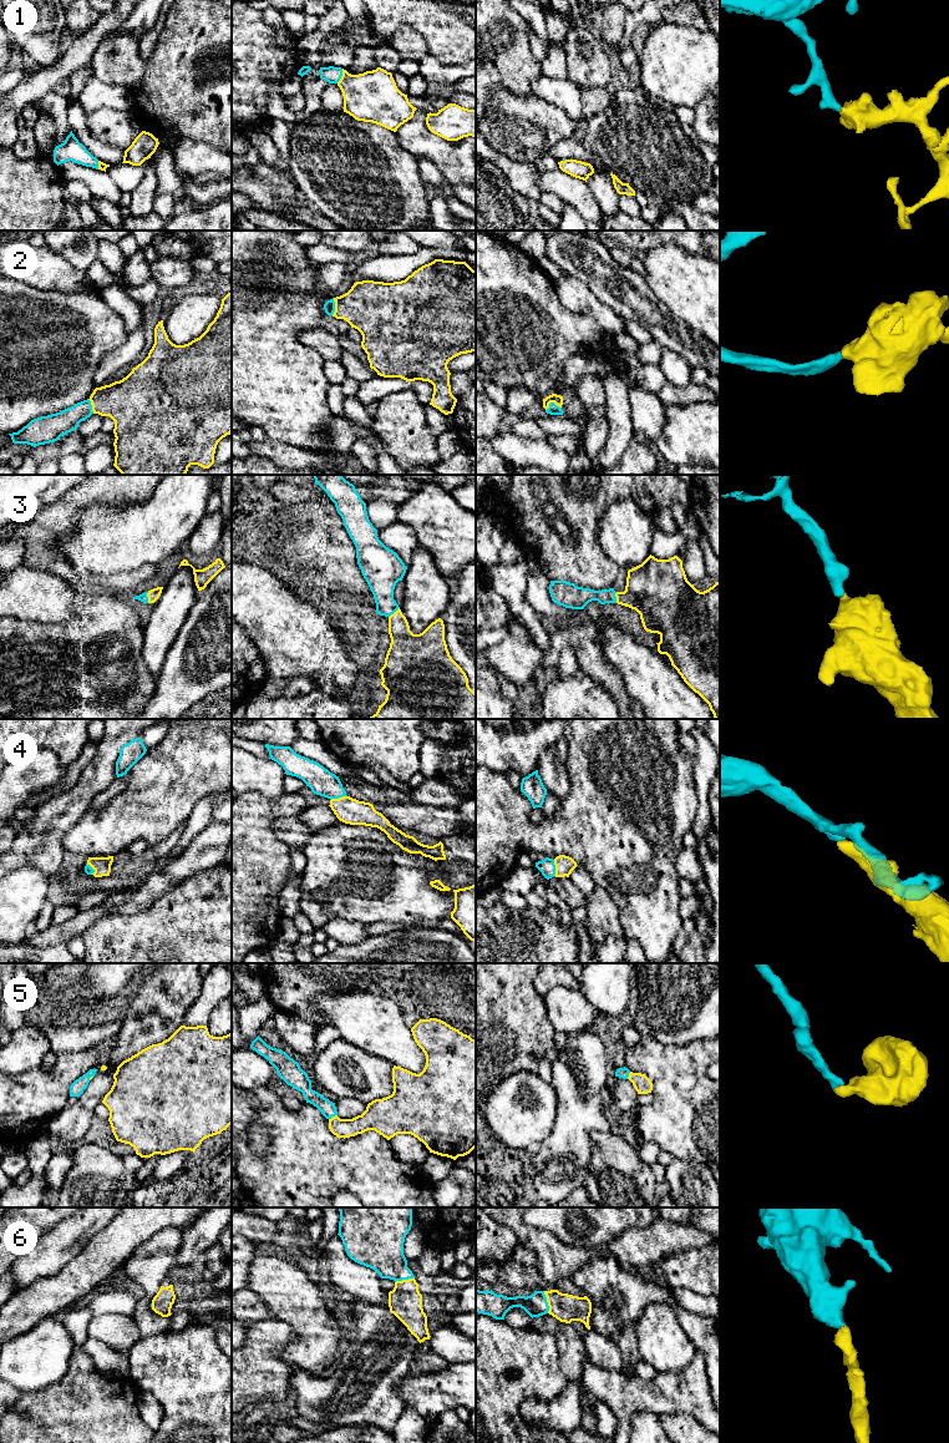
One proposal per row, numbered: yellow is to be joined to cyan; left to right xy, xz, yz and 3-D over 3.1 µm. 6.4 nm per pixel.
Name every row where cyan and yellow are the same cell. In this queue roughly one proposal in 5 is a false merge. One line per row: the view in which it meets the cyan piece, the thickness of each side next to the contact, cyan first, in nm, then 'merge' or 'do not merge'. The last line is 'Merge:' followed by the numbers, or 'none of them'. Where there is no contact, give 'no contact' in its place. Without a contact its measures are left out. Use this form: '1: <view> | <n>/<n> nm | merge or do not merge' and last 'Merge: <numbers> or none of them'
1: xz | 110/320 nm | merge
2: yz | 70/60 nm | merge
3: xy | 50/80 nm | merge
4: xz | 170/170 nm | merge
5: xz | 100/140 nm | merge
6: yz | 140/180 nm | merge
Merge: 1, 2, 3, 4, 5, 6

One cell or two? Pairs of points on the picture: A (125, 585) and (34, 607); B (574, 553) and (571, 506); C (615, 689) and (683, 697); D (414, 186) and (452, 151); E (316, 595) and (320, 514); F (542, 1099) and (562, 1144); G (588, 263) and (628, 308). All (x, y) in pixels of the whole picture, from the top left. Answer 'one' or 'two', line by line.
A: two
B: one
C: two
D: two
E: two
F: two
G: one

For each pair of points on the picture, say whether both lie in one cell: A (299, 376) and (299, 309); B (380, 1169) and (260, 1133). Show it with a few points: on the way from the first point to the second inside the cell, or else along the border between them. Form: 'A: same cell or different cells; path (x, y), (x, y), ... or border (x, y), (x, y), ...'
A: same cell; path (290, 360), (290, 325)
B: different cells; border (254, 1122), (248, 1128), (248, 1144), (263, 1157)

